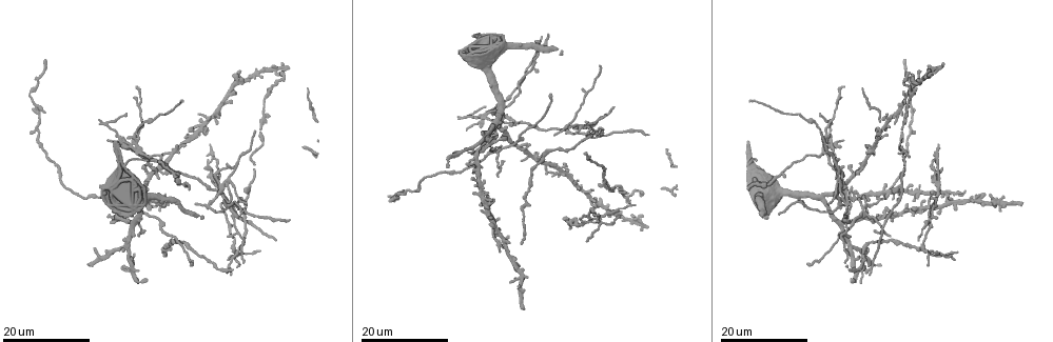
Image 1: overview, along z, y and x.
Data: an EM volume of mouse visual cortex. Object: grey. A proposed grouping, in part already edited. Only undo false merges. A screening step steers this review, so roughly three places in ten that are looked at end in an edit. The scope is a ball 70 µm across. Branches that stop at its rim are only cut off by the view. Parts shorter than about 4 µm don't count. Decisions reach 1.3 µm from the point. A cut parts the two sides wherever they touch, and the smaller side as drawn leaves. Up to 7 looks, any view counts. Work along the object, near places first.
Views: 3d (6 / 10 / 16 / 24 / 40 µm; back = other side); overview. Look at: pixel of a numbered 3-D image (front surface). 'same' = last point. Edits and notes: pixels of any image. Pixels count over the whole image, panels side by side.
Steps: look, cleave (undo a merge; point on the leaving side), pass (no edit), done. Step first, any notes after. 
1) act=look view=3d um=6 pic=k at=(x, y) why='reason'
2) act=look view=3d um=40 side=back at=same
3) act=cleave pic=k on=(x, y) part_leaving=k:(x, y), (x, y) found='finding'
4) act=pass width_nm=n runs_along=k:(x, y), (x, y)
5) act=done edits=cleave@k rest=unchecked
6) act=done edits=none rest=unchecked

act=look view=3d um=16 pic=1 at=(500, 151) why='branch point'

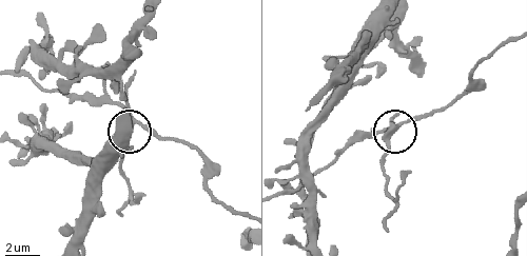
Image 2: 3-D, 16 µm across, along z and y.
act=look view=3d um=10 pic=2 at=(133, 125)

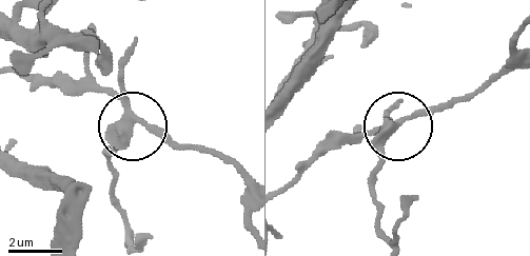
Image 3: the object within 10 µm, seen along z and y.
act=cleave pic=3 on=(122, 74) part_leaving=3:(131, 112), (110, 151), (110, 198), (123, 232) found='a second neuron is stuck on'

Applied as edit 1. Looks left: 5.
act=look view=3d um=16 pic=1 at=(129, 259) why='three-way junction'

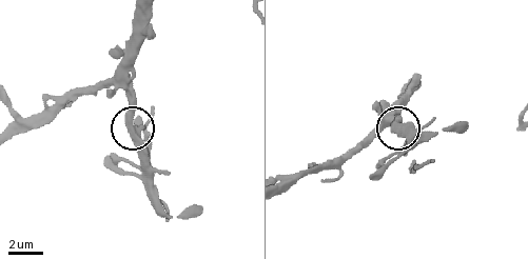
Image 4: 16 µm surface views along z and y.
act=look view=3d um=6 pic=4 at=(137, 134)

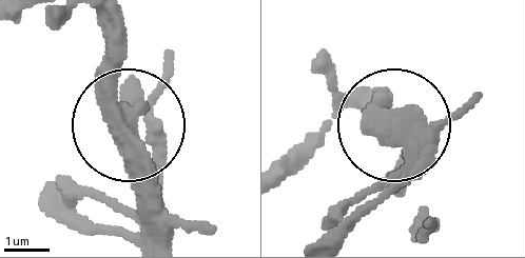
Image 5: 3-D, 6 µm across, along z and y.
act=pass arms=3 found='one neuron here'

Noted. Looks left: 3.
act=look view=overview

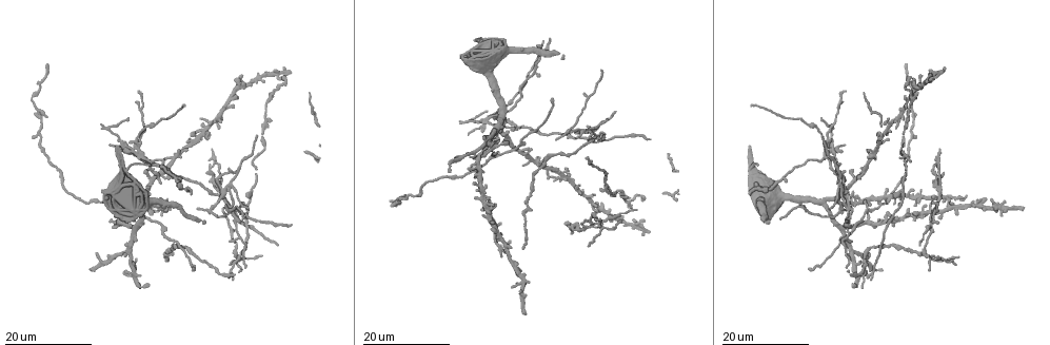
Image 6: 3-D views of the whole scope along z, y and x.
act=look view=3d um=16 pic=6 at=(570, 128) why='side arm on a straight run'

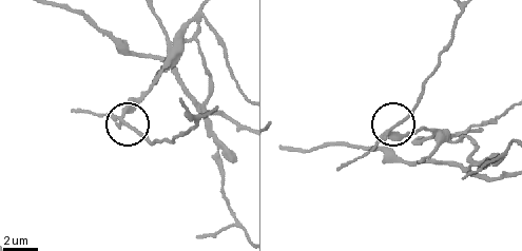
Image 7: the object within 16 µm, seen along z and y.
act=look view=3d um=10 pic=7 at=(126, 123) why='closer look'

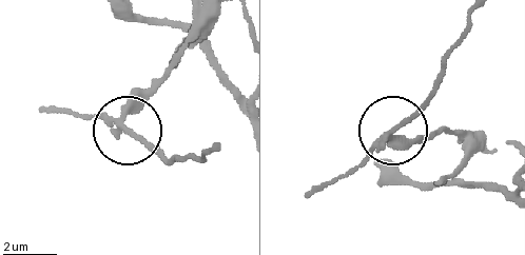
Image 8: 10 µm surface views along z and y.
act=cleave pic=8 on=(146, 89) arms=3 part_leaving=8:(389, 137), (450, 133), (461, 143), (470, 184), (504, 184) found='two neurons meet here'

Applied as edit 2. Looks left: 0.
act=done edits=cleave@3,cleave@8 rest=unchecked

